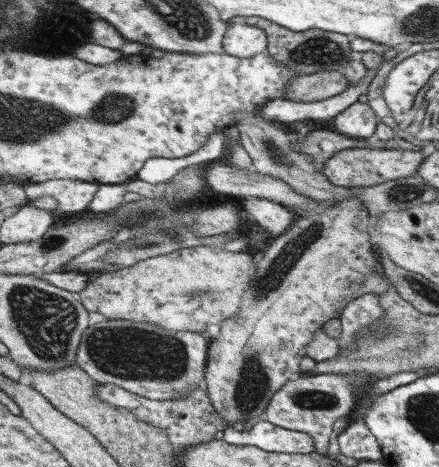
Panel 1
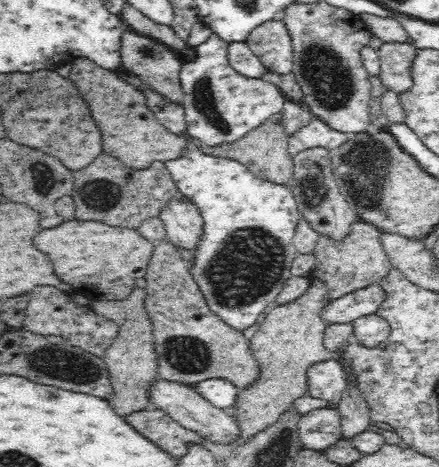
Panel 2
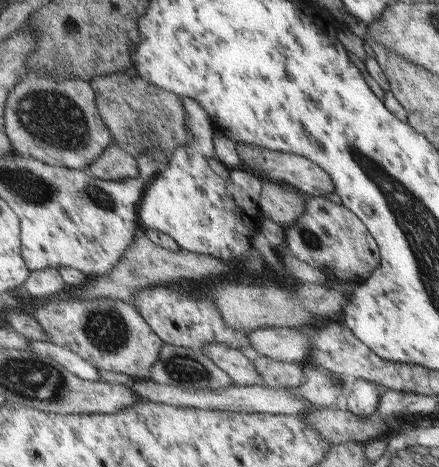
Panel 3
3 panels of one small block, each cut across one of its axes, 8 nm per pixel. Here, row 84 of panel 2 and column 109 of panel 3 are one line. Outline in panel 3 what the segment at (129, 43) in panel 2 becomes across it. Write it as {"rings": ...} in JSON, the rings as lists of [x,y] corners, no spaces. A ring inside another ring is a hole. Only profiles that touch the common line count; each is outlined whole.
{"rings":[[[111,142],[99,158],[87,166],[87,174],[95,180],[131,180],[139,176],[139,162],[133,154],[123,150],[123,146]]]}

